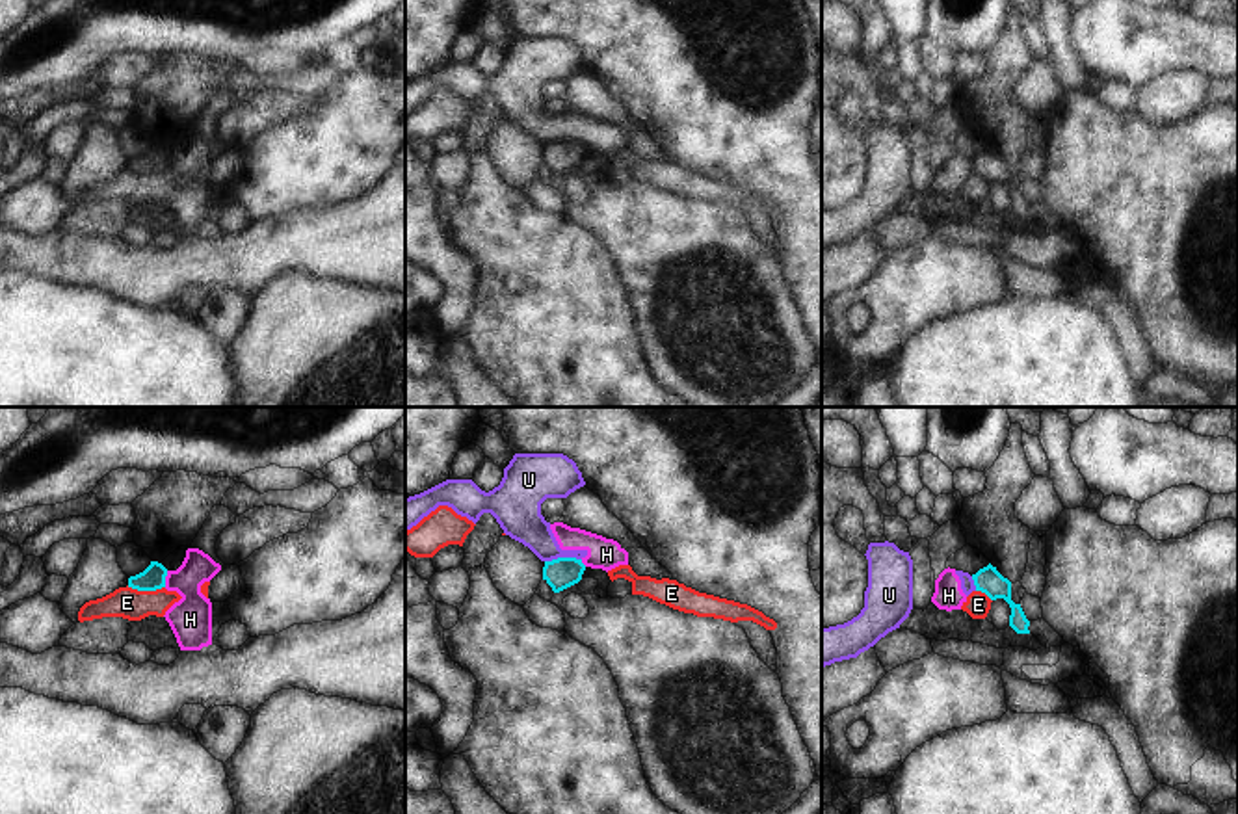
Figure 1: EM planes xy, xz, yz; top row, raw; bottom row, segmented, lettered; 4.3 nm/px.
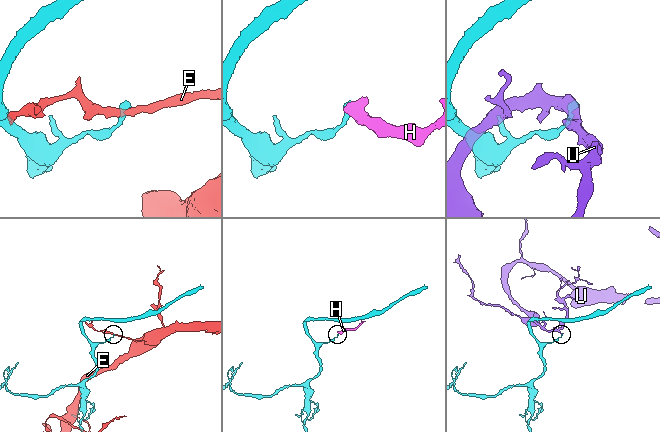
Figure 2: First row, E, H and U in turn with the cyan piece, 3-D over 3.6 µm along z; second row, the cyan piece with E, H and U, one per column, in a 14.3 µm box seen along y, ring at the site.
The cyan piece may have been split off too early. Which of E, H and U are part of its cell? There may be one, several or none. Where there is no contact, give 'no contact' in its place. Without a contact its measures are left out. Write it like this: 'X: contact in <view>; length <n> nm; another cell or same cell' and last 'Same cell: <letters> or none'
E: contact in xy; length 170 nm; another cell
H: contact in xy; length 70 nm; another cell
U: contact in xz; length 160 nm; another cell
Same cell: none

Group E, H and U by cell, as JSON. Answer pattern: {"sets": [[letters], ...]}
{"sets": [["E"], ["H", "U"]]}

